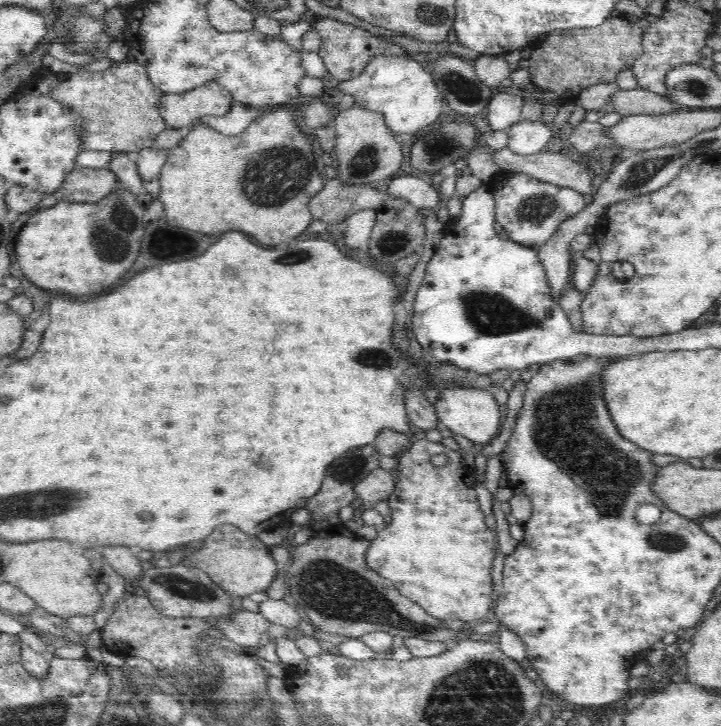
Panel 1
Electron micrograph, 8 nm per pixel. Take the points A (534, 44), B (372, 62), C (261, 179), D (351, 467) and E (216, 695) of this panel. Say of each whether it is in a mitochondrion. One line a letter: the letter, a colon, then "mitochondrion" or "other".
A: other
B: other
C: mitochondrion
D: mitochondrion
E: mitochondrion

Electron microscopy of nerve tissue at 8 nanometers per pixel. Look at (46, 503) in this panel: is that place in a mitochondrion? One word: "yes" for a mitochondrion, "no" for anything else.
yes

